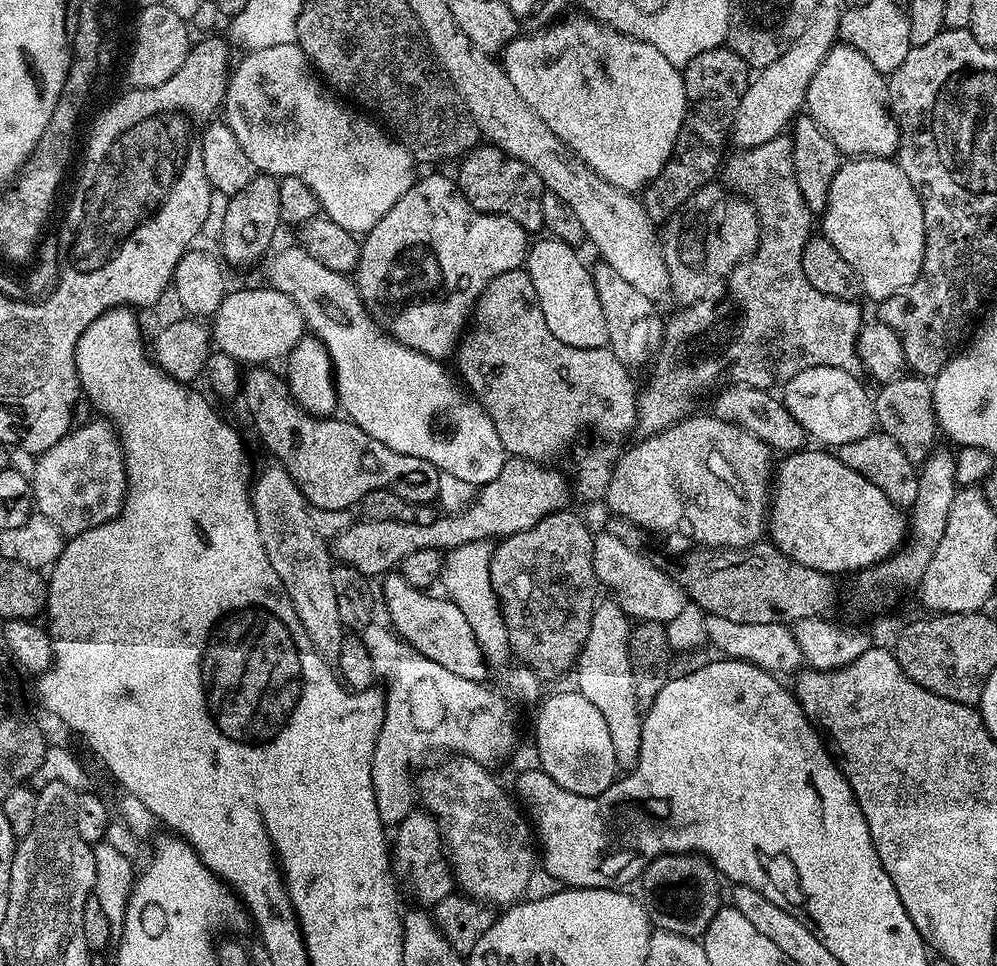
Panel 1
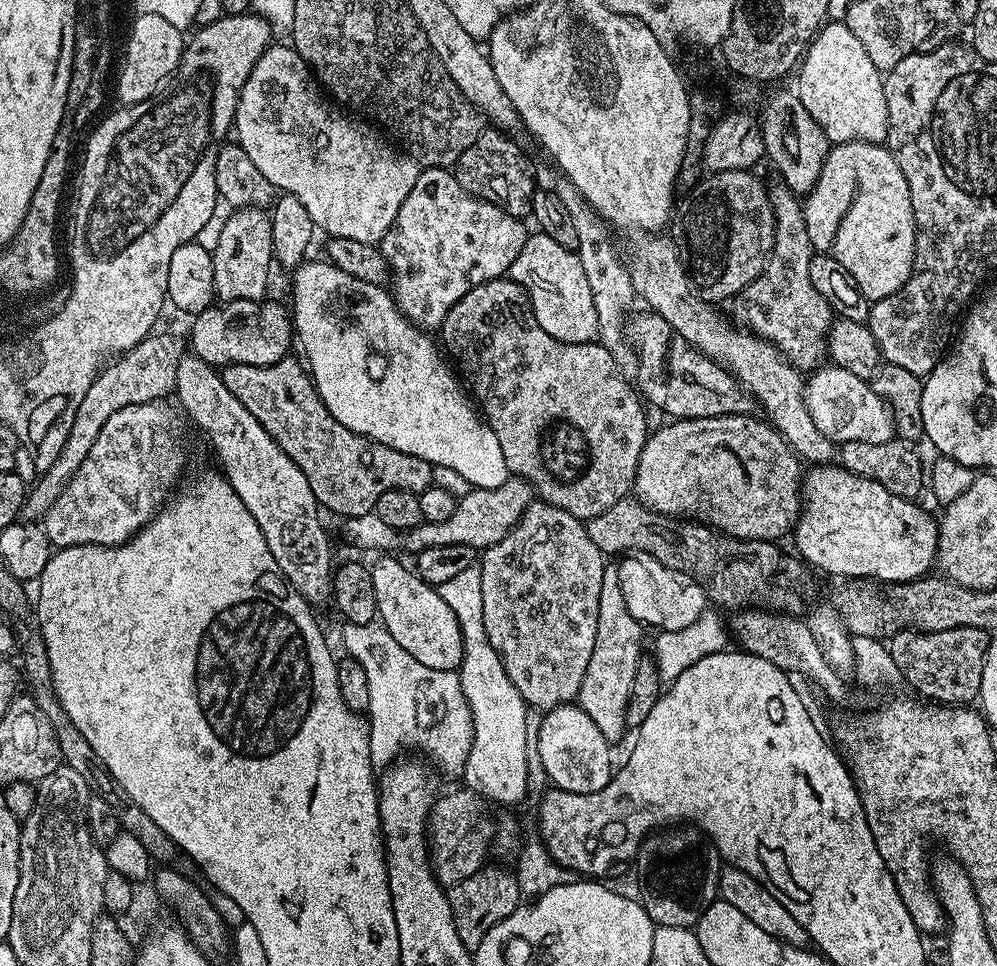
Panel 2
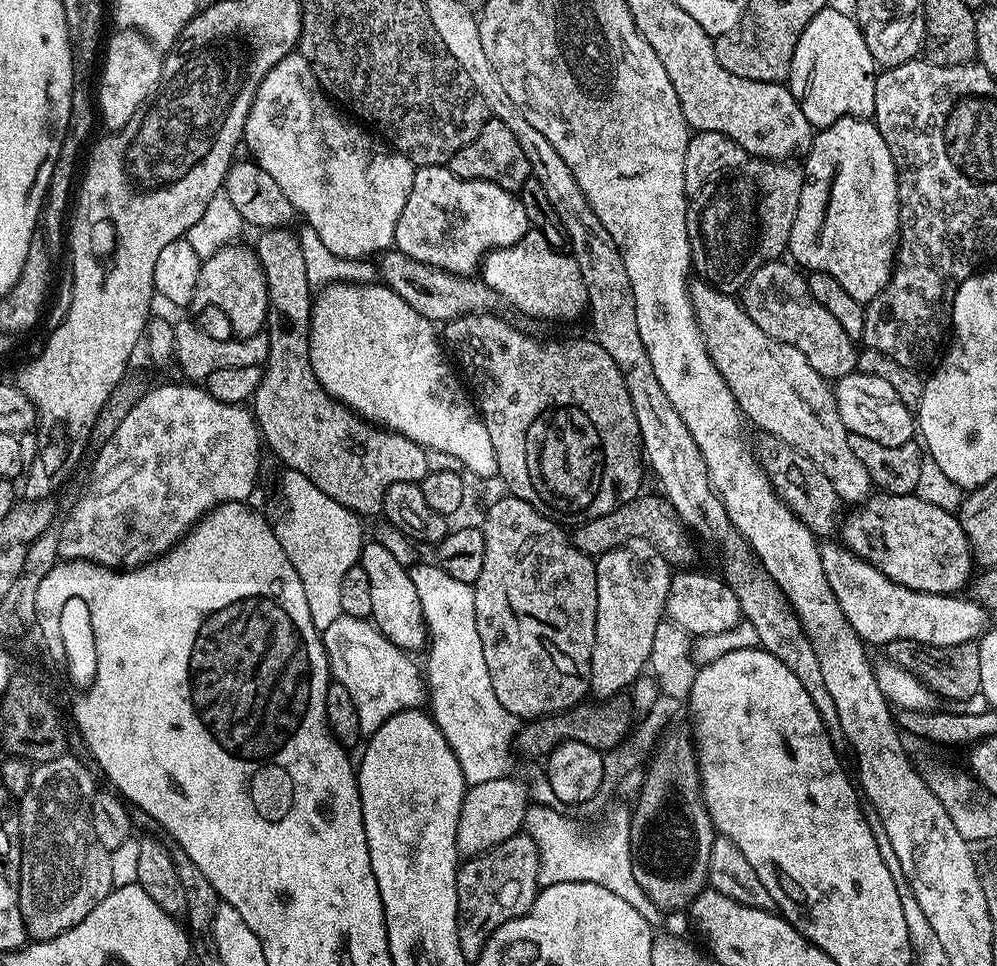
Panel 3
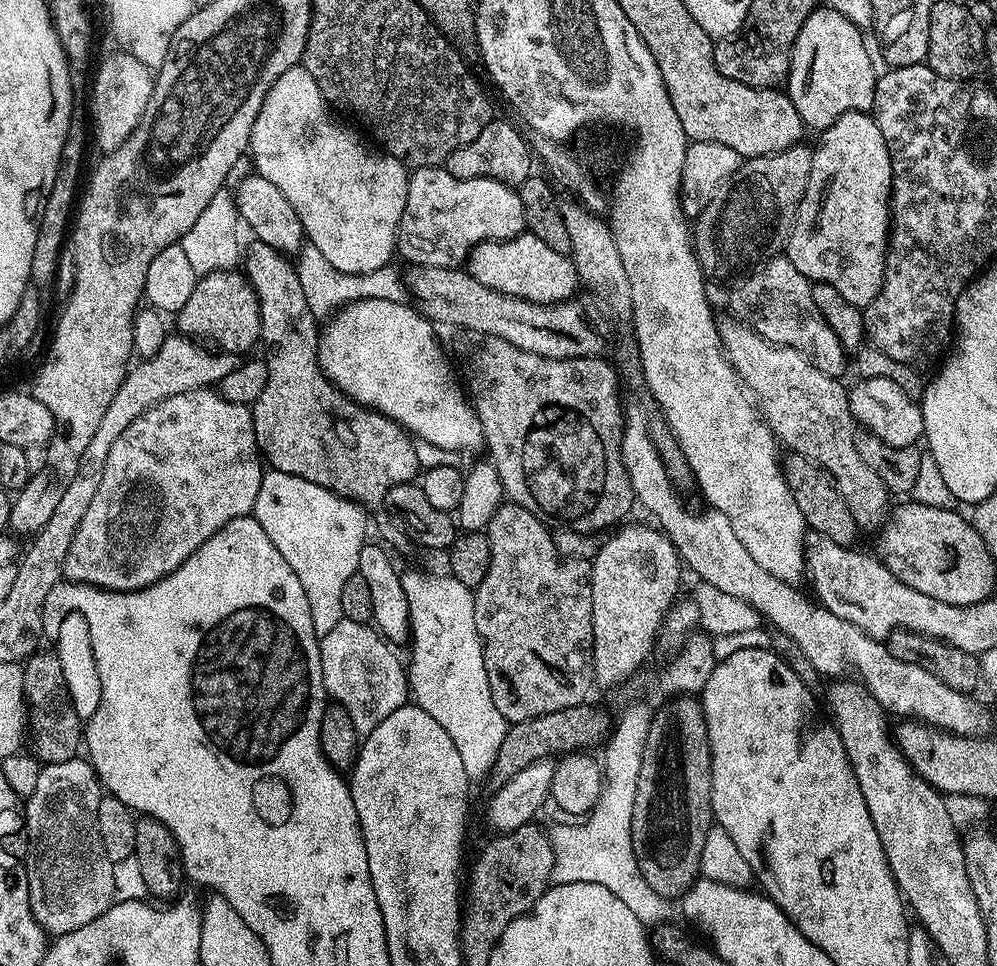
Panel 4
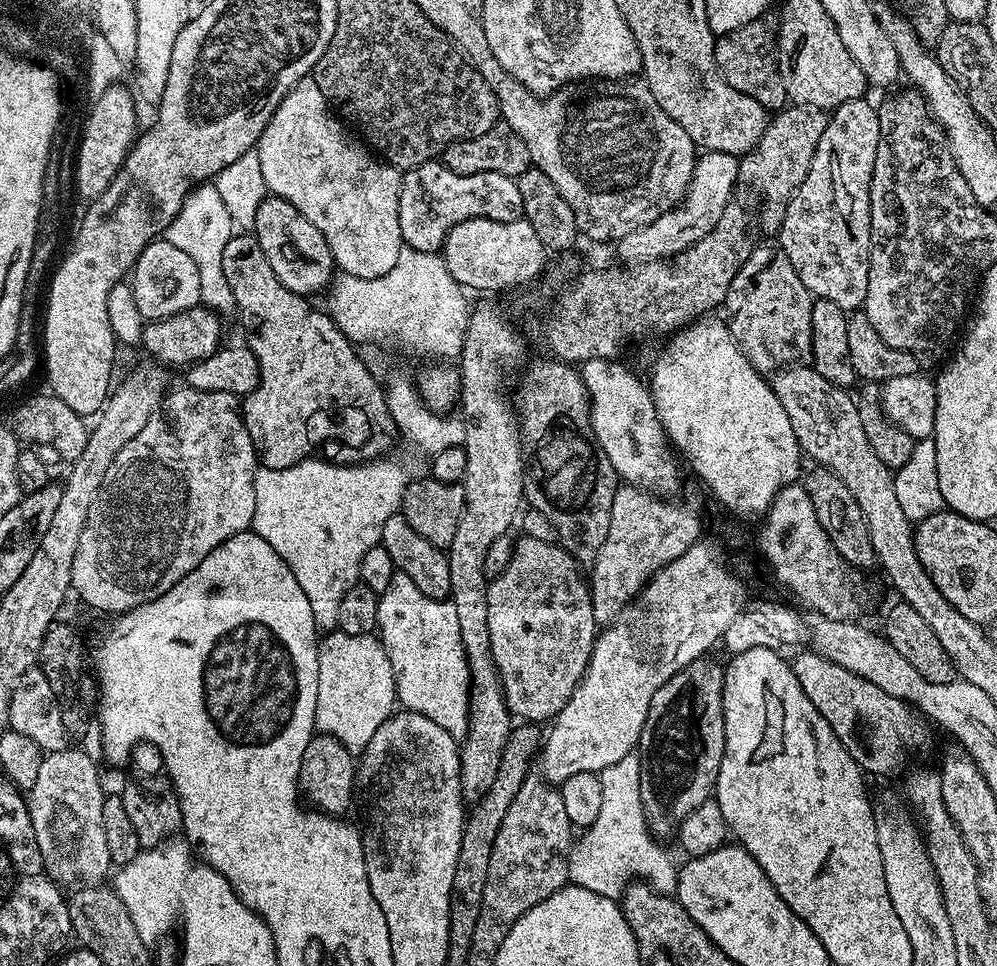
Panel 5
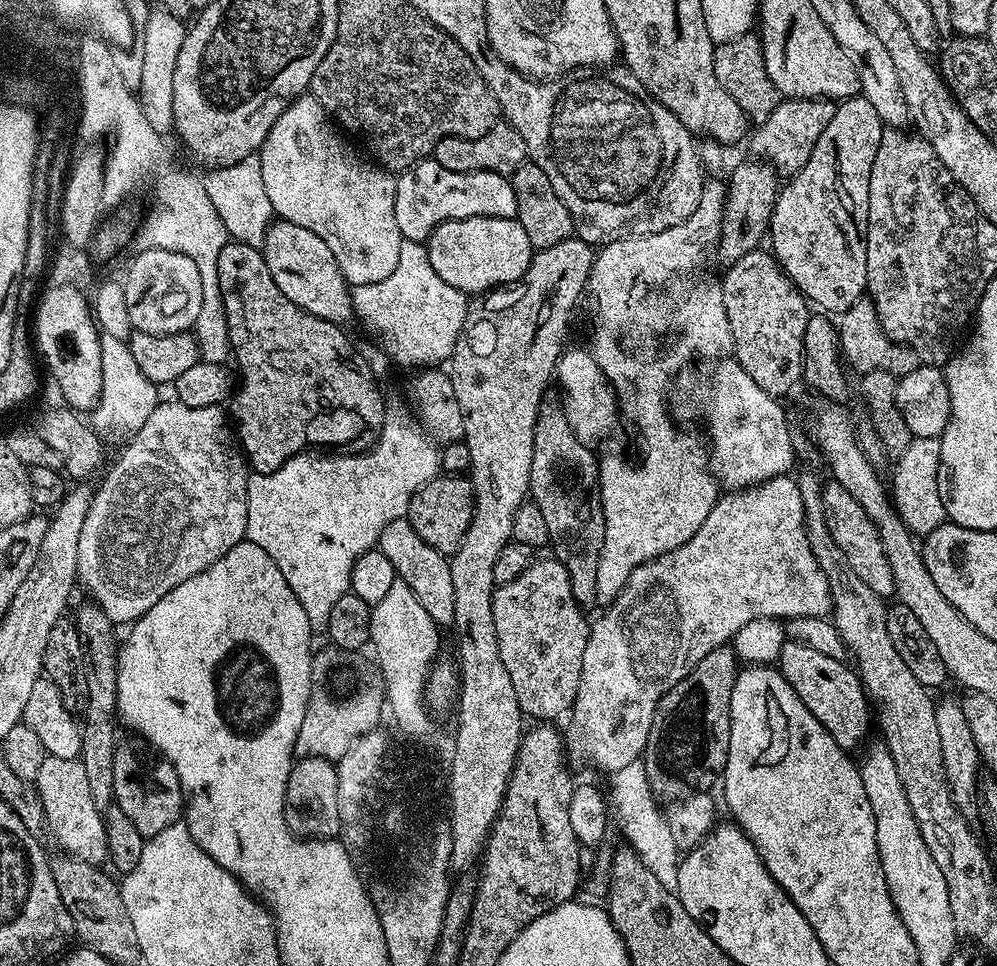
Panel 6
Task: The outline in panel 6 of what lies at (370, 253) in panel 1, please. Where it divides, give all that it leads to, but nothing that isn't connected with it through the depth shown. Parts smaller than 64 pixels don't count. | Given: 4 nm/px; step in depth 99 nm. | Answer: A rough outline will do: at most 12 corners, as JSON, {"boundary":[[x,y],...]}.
{"boundary":[[425,158],[395,177],[405,240],[447,220],[516,215],[512,181]]}

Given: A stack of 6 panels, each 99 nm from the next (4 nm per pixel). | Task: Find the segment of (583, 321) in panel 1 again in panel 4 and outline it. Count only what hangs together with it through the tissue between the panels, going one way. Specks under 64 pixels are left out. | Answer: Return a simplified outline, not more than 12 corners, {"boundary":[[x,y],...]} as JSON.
{"boundary":[[527,230],[481,240],[466,270],[482,286],[567,300],[578,271]]}

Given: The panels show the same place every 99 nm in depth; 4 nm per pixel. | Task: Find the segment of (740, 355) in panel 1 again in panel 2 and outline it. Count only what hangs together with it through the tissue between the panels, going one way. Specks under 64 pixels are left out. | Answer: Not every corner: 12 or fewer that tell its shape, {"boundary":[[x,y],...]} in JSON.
{"boundary":[[768,189],[776,229],[760,277],[755,335],[816,344],[834,323],[810,282],[801,197]]}

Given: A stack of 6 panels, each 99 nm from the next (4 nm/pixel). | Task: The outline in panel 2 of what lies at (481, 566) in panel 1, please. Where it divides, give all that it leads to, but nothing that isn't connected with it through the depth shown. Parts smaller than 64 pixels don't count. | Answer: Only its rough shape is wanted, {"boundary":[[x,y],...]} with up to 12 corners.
{"boundary":[[482,574],[438,586],[464,643],[458,675],[474,738],[462,780],[516,804],[526,714],[482,626]]}

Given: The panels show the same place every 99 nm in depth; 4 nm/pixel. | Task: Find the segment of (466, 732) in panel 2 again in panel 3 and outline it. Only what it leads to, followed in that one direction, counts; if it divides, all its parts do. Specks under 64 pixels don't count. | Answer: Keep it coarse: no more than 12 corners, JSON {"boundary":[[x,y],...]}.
{"boundary":[[356,618],[360,731],[426,700],[422,668]]}

